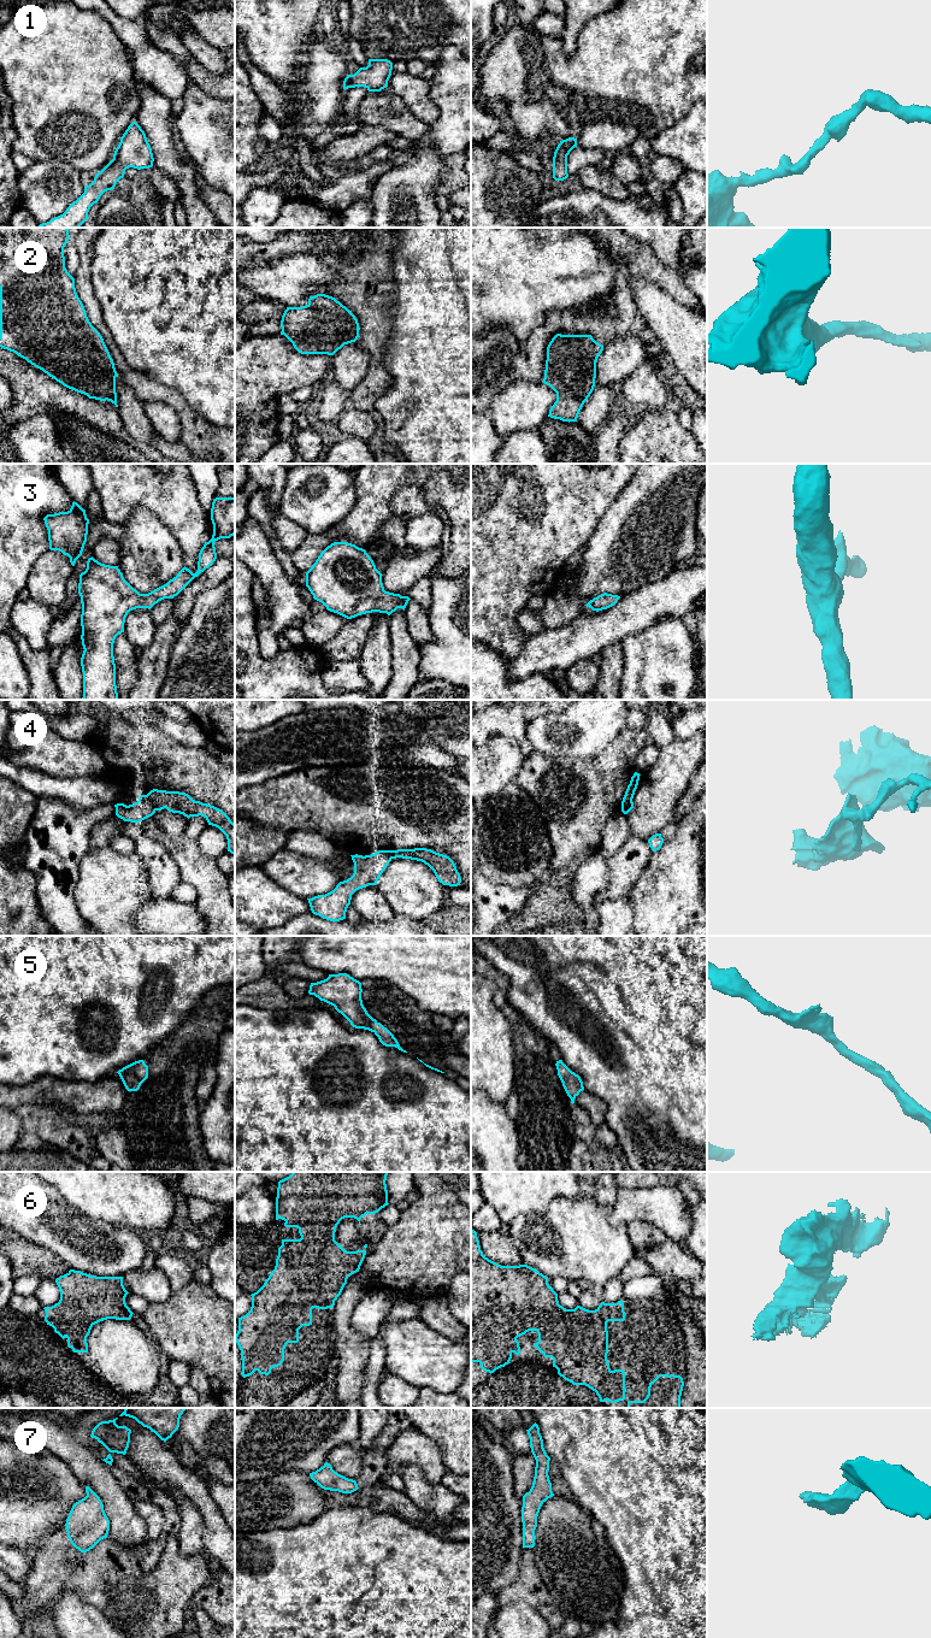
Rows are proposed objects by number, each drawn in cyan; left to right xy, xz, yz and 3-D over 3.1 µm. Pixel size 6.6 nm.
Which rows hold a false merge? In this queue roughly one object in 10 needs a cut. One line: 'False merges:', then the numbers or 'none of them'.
False merges: 4

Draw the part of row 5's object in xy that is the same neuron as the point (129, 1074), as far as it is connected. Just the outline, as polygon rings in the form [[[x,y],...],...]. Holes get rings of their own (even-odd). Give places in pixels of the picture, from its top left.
[[[143,1060],[135,1061],[117,1072],[128,1091],[137,1091],[148,1078],[148,1066]]]

